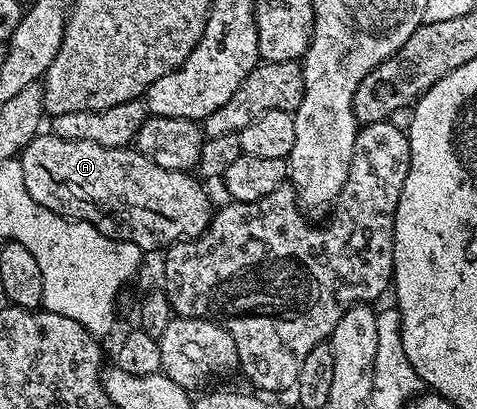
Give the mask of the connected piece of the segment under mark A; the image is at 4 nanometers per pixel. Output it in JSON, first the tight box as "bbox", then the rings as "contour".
{"bbox":[18,133,214,252],"contour":[[[41,133],[25,145],[18,158],[22,165],[22,177],[26,189],[34,197],[34,201],[38,201],[38,205],[42,205],[46,210],[52,211],[56,215],[62,215],[66,219],[86,222],[90,226],[98,228],[106,237],[121,239],[123,243],[138,245],[141,252],[156,251],[159,247],[167,249],[182,239],[199,239],[202,232],[206,231],[212,224],[214,206],[212,207],[207,193],[204,192],[205,184],[195,174],[187,171],[175,171],[174,169],[162,169],[162,165],[154,165],[154,161],[150,161],[150,157],[146,157],[141,151],[132,147],[103,147],[102,145],[94,145],[94,141],[66,141],[51,133]]]}

